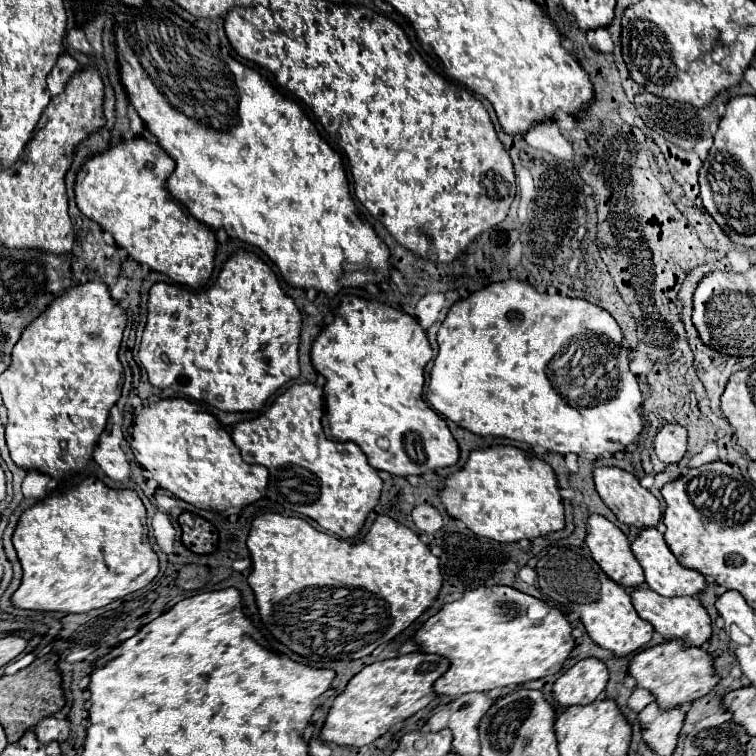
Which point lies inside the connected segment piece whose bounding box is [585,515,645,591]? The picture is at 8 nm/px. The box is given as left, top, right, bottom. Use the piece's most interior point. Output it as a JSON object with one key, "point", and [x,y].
{"point":[609,546]}

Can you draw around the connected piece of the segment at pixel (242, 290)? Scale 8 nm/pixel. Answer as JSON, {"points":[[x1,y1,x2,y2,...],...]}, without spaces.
{"points":[[237,251,229,257,211,289,199,293,169,283,155,283,151,287,139,359,147,369,149,383,157,389,171,389,227,413,251,413,259,411,279,387,299,377,299,333,301,313,295,301,279,287,275,273,257,255]]}

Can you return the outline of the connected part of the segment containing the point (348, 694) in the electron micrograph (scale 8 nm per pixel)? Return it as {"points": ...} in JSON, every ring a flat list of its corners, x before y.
{"points":[[419,651,367,665,333,701,333,707,329,709,327,721,321,729,321,739,351,747,371,745,393,725,409,719,437,697,433,691,433,683,449,669,449,663,451,661,441,655,429,655]]}

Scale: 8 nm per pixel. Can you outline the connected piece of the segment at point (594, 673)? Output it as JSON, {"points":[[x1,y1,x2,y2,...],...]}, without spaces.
{"points":[[583,659,555,681,553,699,563,709,593,703,605,689,607,679,607,667,599,659]]}

